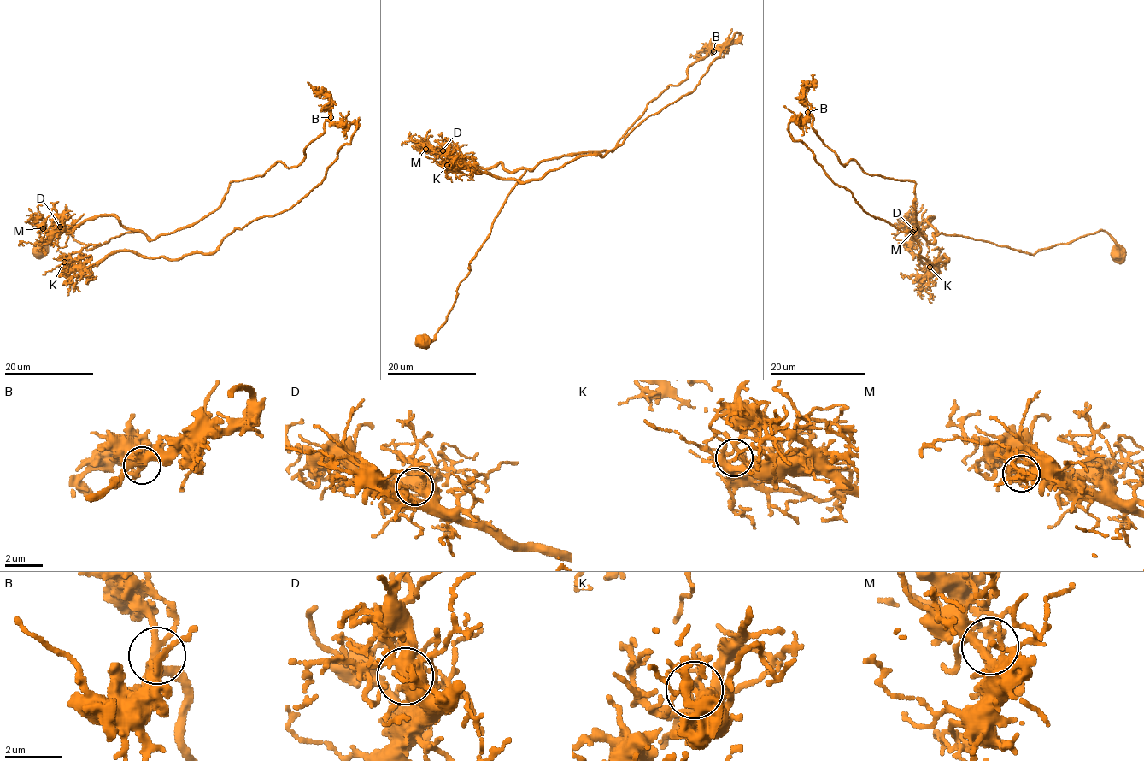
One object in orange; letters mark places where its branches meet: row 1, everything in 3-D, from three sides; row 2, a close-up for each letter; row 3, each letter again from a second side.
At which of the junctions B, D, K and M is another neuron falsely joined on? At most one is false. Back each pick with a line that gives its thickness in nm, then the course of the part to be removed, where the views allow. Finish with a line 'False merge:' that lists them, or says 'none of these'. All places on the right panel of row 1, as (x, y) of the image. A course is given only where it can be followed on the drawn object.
B: Thickness 280 nm. Course of the part to remove: (807, 112), (791, 121), (791, 137), (828, 176), (906, 232), (918, 257), (944, 255), (933, 272), (938, 247)
False merge: B

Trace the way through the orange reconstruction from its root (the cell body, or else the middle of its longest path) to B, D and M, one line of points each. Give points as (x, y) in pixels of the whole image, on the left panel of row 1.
B: (39, 250), (57, 227), (87, 250), (190, 227), (231, 181), (297, 166), (331, 117)
D: (39, 250), (57, 227), (87, 250), (123, 233), (143, 232), (126, 228), (114, 216), (60, 227)
M: (39, 250), (57, 227), (87, 250), (143, 232), (114, 216), (43, 228)

